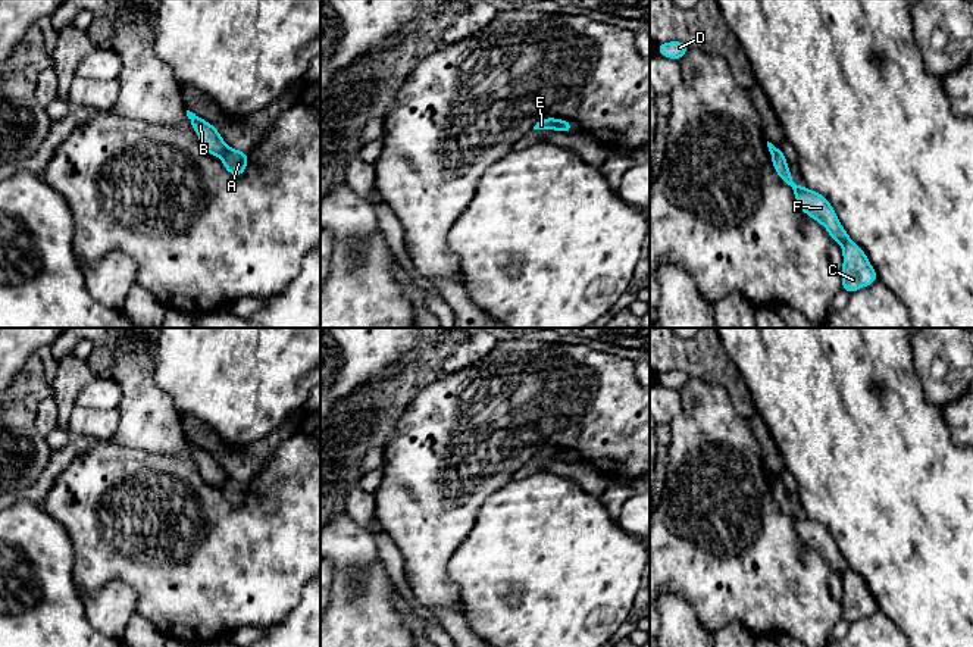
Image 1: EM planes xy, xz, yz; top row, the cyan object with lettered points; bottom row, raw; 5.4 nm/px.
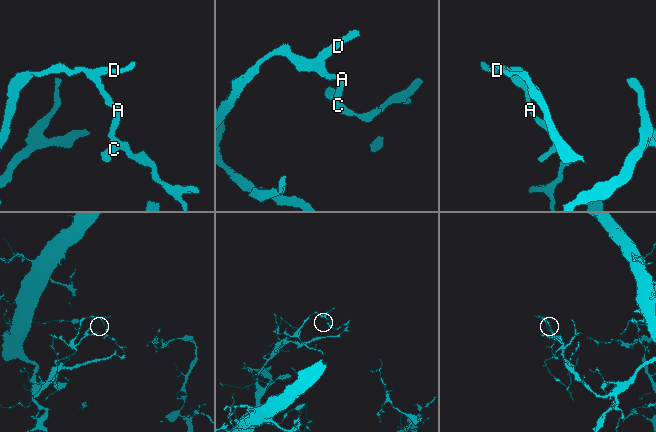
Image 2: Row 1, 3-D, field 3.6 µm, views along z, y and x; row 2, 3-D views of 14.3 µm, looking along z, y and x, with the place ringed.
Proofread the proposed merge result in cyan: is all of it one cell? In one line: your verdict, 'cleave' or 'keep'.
cleave

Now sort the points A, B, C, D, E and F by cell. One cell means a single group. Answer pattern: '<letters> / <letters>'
A C F / B D E

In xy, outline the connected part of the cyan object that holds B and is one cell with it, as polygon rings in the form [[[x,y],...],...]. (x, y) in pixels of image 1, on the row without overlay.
[[[187,440],[187,446],[200,468],[203,479],[213,485],[223,485],[228,481],[228,473],[220,466],[219,460],[207,450]]]

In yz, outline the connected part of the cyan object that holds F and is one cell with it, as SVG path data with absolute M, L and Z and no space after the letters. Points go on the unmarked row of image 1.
M779 476L772 484L772 494L776 498L779 507L794 519L795 529L801 540L822 553L830 563L832 571L836 571L842 575L842 619L851 623L876 612L877 603L870 594L866 582L850 568L841 554L835 538L820 522L811 521L804 515L798 516L794 512L786 487Z

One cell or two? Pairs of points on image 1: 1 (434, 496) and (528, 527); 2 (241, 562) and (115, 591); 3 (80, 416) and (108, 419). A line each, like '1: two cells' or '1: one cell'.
1: two cells
2: two cells
3: one cell

